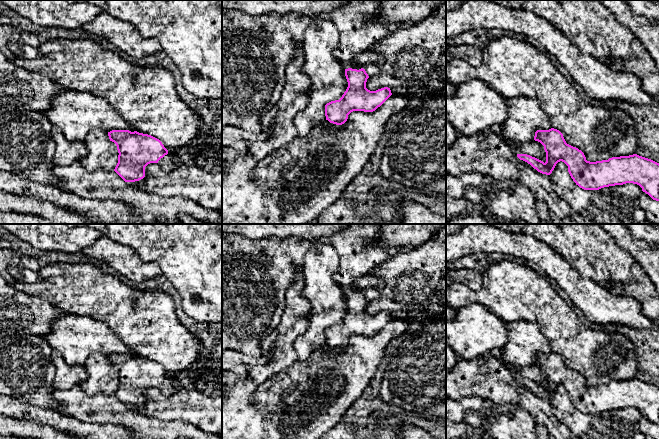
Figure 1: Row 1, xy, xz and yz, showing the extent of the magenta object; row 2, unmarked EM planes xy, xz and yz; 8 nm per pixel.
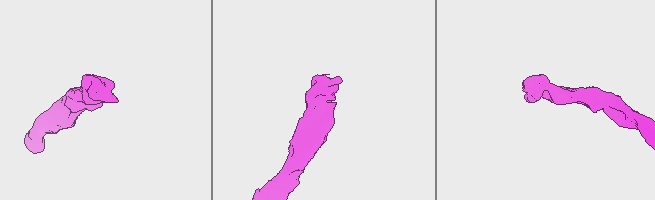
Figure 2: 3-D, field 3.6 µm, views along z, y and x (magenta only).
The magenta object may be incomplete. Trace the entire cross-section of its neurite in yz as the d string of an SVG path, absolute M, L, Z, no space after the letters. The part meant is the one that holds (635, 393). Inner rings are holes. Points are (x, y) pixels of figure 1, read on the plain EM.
M554 352L537 354L534 364L544 370L545 387L527 378L516 379L511 370L500 359L492 355L483 355L473 360L458 359L454 368L446 374L446 397L452 400L462 397L479 397L497 404L518 405L520 402L518 390L521 384L546 399L550 399L556 388L562 385L568 390L568 396L576 409L584 414L599 414L604 411L633 407L639 409L642 415L653 424L659 425L659 387L651 383L633 378L590 386L586 384L581 374L567 368L563 358Z

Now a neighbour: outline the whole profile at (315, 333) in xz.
M319 240L311 242L305 254L302 272L304 287L302 296L311 305L311 317L308 320L307 330L298 336L294 342L294 349L298 360L306 360L312 352L326 344L325 329L331 325L339 324L348 311L345 300L345 291L334 281L334 275L339 271L340 258L332 245Z

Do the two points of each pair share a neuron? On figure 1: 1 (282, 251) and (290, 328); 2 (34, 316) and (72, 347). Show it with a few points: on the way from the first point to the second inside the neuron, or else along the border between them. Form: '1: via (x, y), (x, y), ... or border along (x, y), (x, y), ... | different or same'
1: border along (295, 270), (281, 315) | different
2: border along (65, 315), (59, 316), (44, 336) | different

